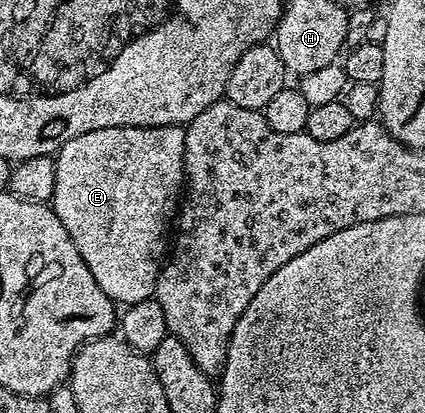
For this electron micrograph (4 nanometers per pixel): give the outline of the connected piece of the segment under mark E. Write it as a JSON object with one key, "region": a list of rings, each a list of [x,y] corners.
{"region":[[[126,125],[125,127],[101,127],[93,131],[85,131],[85,135],[77,135],[73,139],[62,142],[54,154],[55,170],[57,171],[57,181],[53,183],[53,195],[50,199],[50,206],[55,210],[57,219],[69,231],[81,259],[85,259],[85,267],[97,279],[97,287],[109,295],[109,299],[126,307],[133,303],[141,303],[145,299],[154,297],[157,275],[161,268],[161,262],[165,257],[165,250],[169,245],[169,229],[167,224],[172,224],[177,213],[177,206],[181,201],[181,194],[185,188],[185,178],[183,175],[183,163],[185,161],[185,128],[181,125],[150,125],[149,127],[137,127],[136,125]]]}

